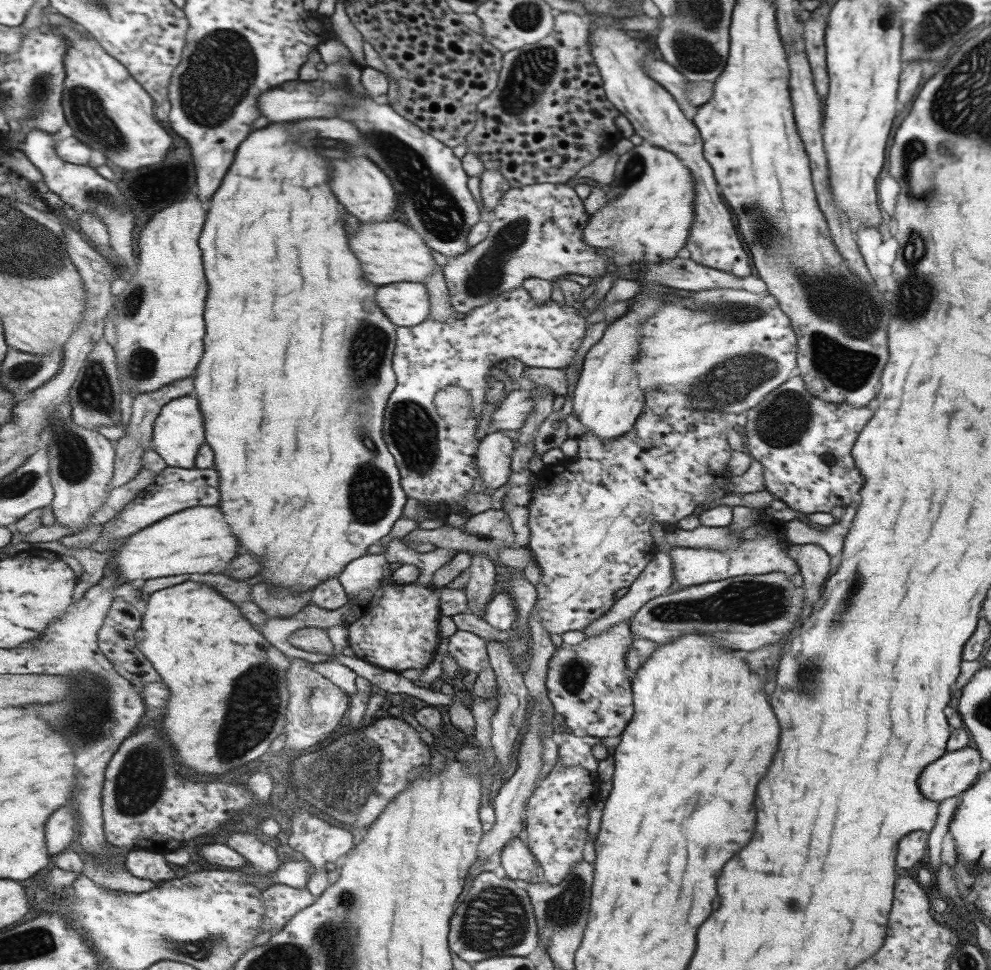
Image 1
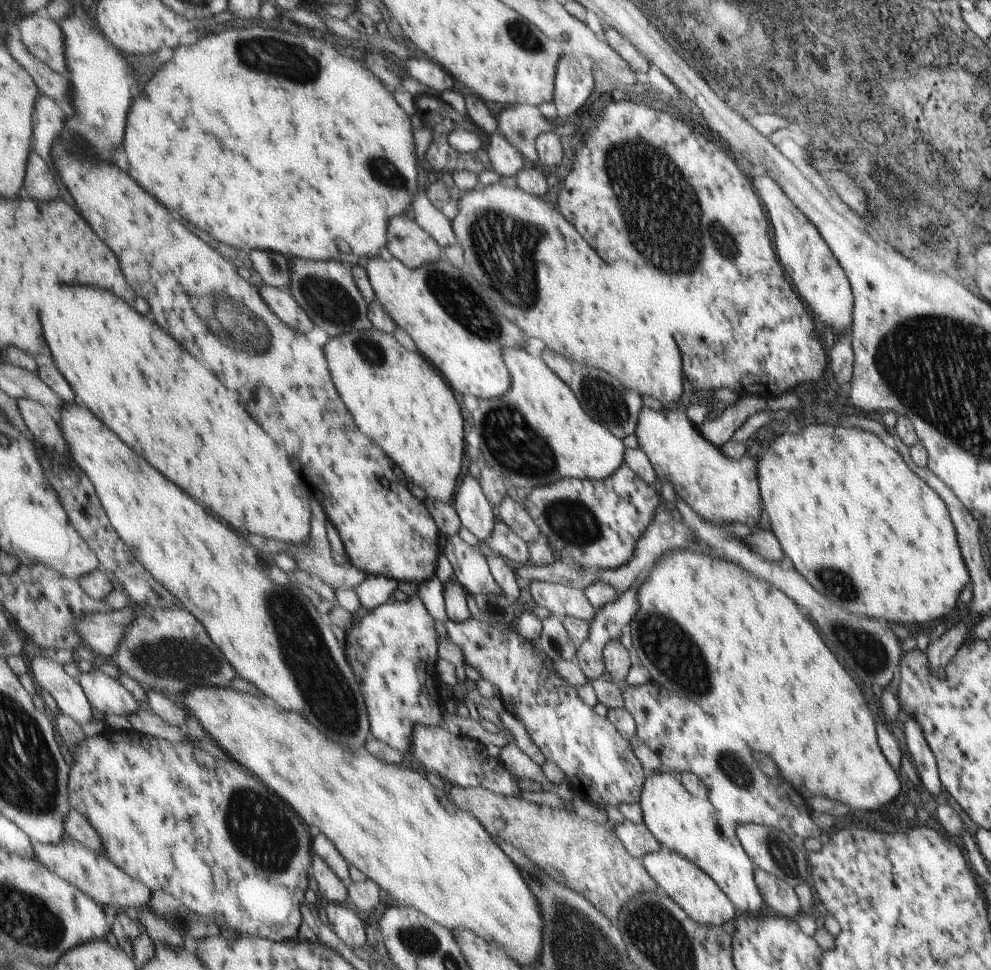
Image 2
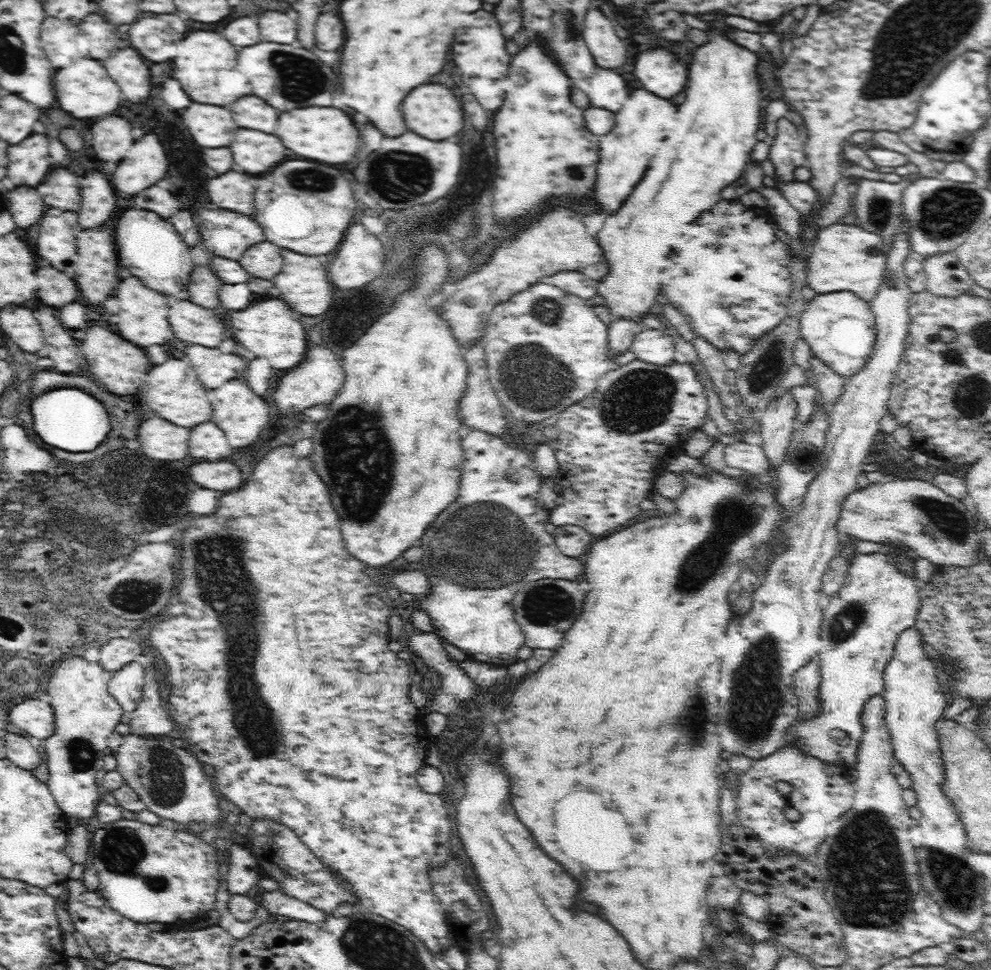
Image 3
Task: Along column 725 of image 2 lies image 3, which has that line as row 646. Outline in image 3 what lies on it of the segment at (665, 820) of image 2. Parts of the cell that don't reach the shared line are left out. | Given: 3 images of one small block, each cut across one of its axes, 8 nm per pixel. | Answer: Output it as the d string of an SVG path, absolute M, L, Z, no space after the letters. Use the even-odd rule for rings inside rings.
M875 552L856 554L852 558L844 584L823 611L823 622L820 626L817 662L822 674L821 698L824 710L818 717L806 718L812 722L802 722L792 728L796 736L804 740L808 754L836 766L853 767L856 764L863 735L862 712L870 698L882 696L884 692L883 673L890 664L890 656L894 656L894 640L898 640L898 632L916 626L918 608L922 605L922 595L918 594L920 590L922 587L918 579L902 571L898 563L894 563L894 556Z

